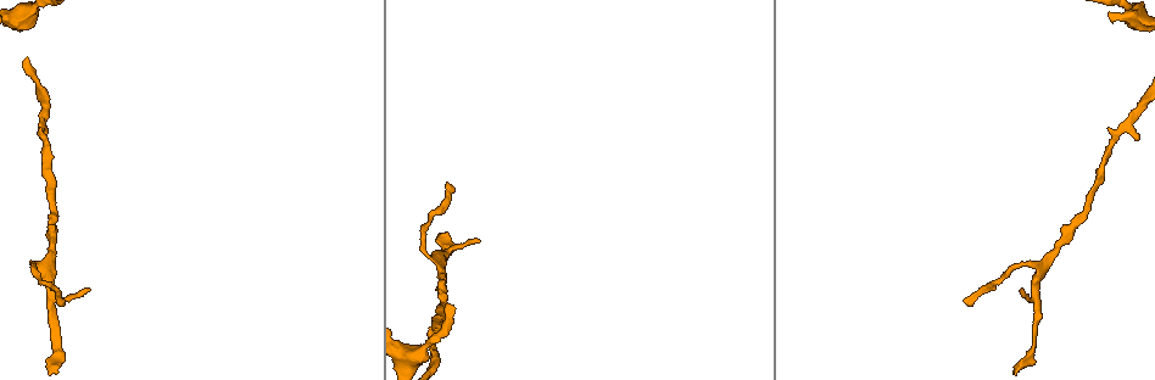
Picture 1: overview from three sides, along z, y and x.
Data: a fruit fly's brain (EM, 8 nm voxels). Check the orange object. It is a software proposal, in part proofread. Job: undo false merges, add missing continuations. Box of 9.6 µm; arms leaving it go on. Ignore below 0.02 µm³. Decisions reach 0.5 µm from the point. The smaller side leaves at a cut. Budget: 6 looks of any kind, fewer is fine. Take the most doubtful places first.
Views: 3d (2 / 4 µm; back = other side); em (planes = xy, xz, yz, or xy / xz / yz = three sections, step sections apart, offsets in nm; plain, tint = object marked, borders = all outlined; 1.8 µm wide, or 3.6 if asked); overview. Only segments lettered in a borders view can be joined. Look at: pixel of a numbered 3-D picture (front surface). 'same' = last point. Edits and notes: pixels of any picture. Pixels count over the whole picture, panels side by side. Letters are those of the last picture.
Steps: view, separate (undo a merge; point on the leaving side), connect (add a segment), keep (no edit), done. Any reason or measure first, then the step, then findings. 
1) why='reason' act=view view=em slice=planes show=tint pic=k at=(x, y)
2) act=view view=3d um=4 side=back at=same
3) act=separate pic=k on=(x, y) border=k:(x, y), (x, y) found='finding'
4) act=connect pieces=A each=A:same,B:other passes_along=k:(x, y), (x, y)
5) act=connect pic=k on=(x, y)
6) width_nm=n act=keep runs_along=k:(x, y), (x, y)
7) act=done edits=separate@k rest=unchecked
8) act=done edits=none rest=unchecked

why='tapers out' act=view view=3d um=2 pic=1 at=(1136, 140)

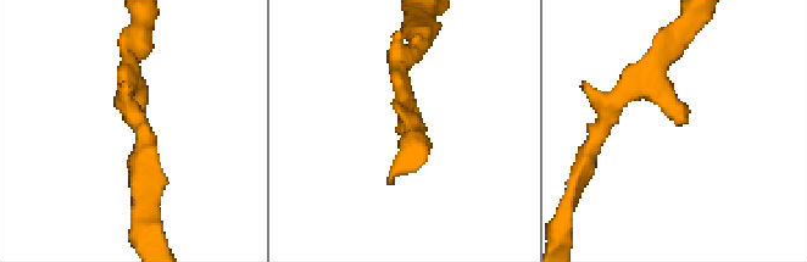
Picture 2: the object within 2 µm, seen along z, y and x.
arm_widths_nm=160,170 act=view view=em slice=xz step=8 show=tint pic=2 at=(677, 126)

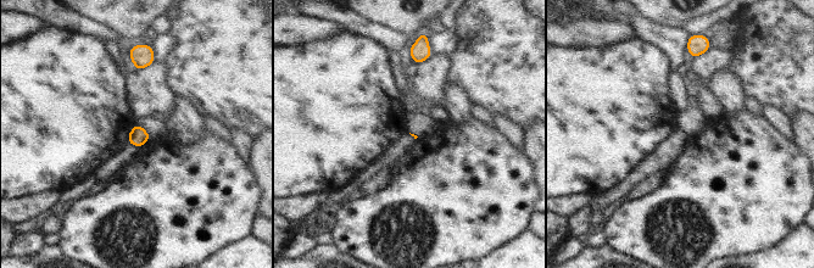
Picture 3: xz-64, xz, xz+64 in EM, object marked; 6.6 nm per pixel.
why='cut it another way' act=view view=em slice=xy step=4 show=borders at=same

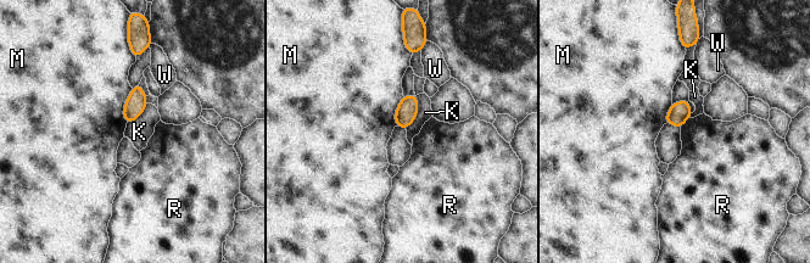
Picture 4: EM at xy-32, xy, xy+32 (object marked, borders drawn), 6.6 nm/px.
act=keep each=K:other,M:other,R:other,W:other border=4:(417, 95), (417, 117), (406, 129) found='none of them fits'

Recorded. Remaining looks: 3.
why='sharp bend' act=view view=em slice=xy step=16 show=borders pic=1 at=(1037, 275)

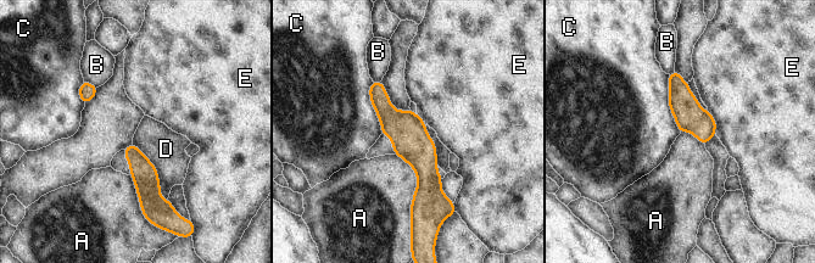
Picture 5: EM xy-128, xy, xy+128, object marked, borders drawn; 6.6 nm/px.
width_nm=70 act=keep each=A:other,B:other,C:other,D:other,E:other runs_along=5:(375, 84), (424, 161), (414, 208) found='all the same neuron'

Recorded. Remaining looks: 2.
why='thin end' act=view view=em slice=yz step=16 show=tint pic=1 at=(446, 185)

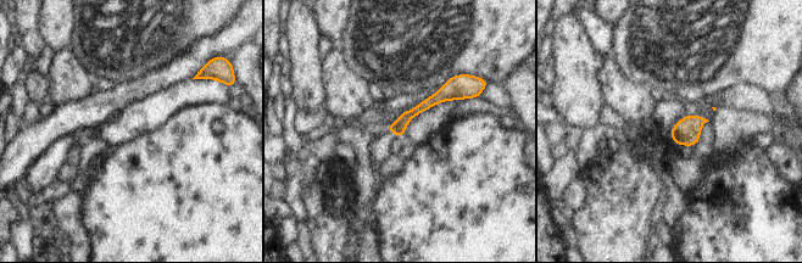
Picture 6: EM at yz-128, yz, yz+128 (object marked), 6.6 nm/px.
act=view view=em slice=planes show=borders at=same

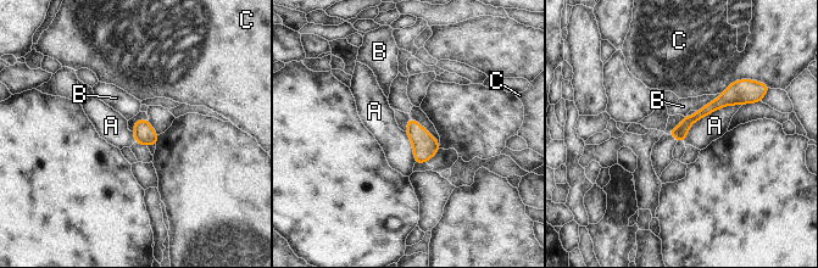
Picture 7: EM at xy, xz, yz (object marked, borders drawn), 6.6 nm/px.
act=keep each=A:other,B:other,C:other runs_along=7:(744, 94), (723, 99), (673, 132) found='no lettered segment goes on from it'

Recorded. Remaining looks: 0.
act=done edits=none rest=unchecked

